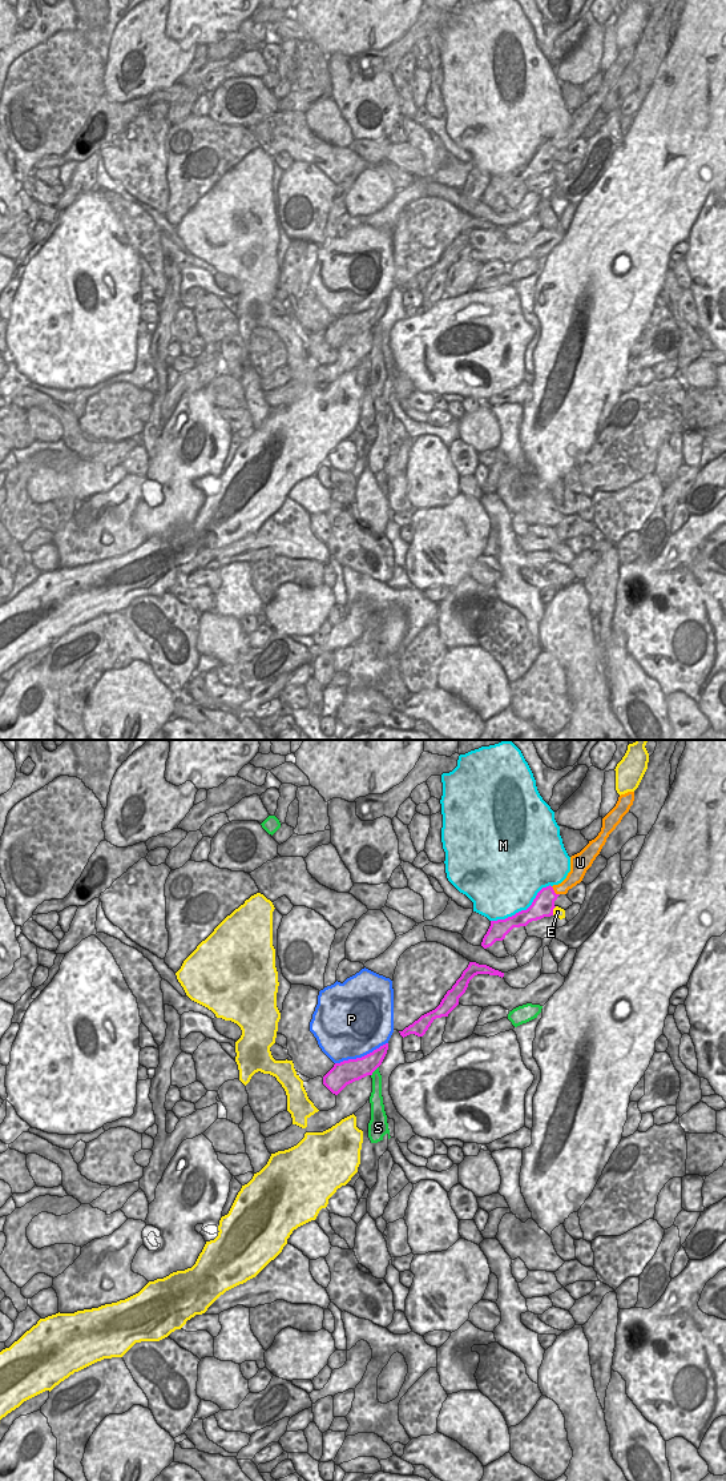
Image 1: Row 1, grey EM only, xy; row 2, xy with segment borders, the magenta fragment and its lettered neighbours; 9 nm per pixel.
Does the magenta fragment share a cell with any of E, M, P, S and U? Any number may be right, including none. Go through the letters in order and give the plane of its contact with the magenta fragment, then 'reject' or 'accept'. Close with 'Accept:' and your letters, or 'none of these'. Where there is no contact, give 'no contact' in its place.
E: xy | reject
M: xy | reject
P: xy | reject
S: xy | reject
U: xy | accept
Accept: U

